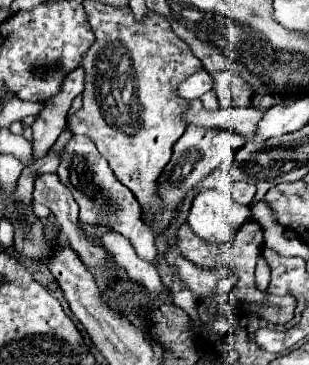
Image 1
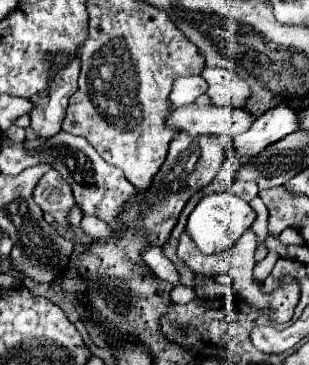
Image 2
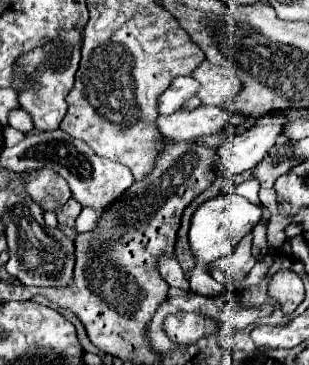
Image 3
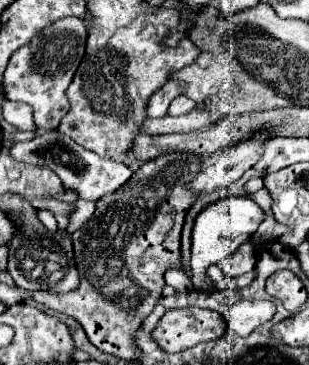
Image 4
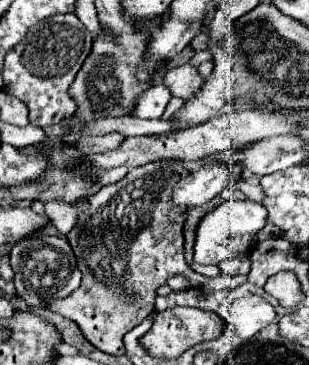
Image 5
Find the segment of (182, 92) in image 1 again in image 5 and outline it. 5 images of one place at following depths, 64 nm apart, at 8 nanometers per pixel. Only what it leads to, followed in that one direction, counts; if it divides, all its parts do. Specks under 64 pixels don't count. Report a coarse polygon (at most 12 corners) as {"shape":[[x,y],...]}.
{"shape":[[162,82],[144,90],[130,110],[136,118],[160,118],[172,94]]}

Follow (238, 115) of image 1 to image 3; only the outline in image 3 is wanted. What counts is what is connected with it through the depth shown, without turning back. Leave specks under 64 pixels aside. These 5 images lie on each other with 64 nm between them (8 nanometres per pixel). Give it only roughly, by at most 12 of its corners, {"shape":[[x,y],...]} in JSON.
{"shape":[[216,106],[178,110],[156,118],[162,136],[188,140],[238,124]]}

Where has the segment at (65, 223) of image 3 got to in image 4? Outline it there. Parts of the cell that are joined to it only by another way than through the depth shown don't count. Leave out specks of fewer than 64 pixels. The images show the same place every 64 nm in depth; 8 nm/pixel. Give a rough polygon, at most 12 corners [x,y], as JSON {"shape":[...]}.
{"shape":[[36,199],[35,208],[50,210],[62,231],[75,204],[55,199]]}

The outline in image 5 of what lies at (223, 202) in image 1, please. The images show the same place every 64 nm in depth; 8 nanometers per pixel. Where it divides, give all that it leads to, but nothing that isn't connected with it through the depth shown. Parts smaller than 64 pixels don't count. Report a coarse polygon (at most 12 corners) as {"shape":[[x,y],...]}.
{"shape":[[230,200],[204,216],[194,260],[220,264],[246,252],[268,210]]}

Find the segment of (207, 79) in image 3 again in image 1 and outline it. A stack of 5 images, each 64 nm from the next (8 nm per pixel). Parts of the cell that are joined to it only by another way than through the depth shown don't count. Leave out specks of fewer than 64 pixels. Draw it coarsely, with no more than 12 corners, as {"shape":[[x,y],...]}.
{"shape":[[210,72],[222,108],[250,106],[252,86],[236,72]]}

